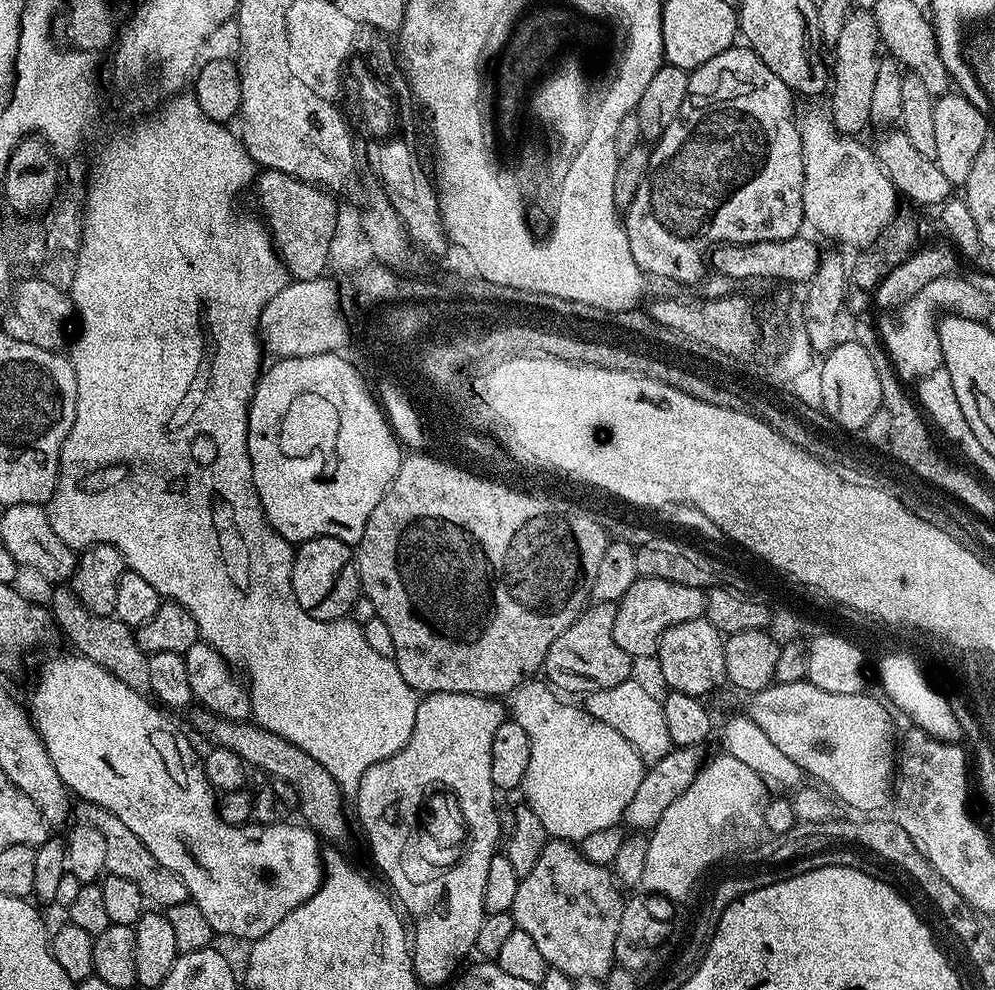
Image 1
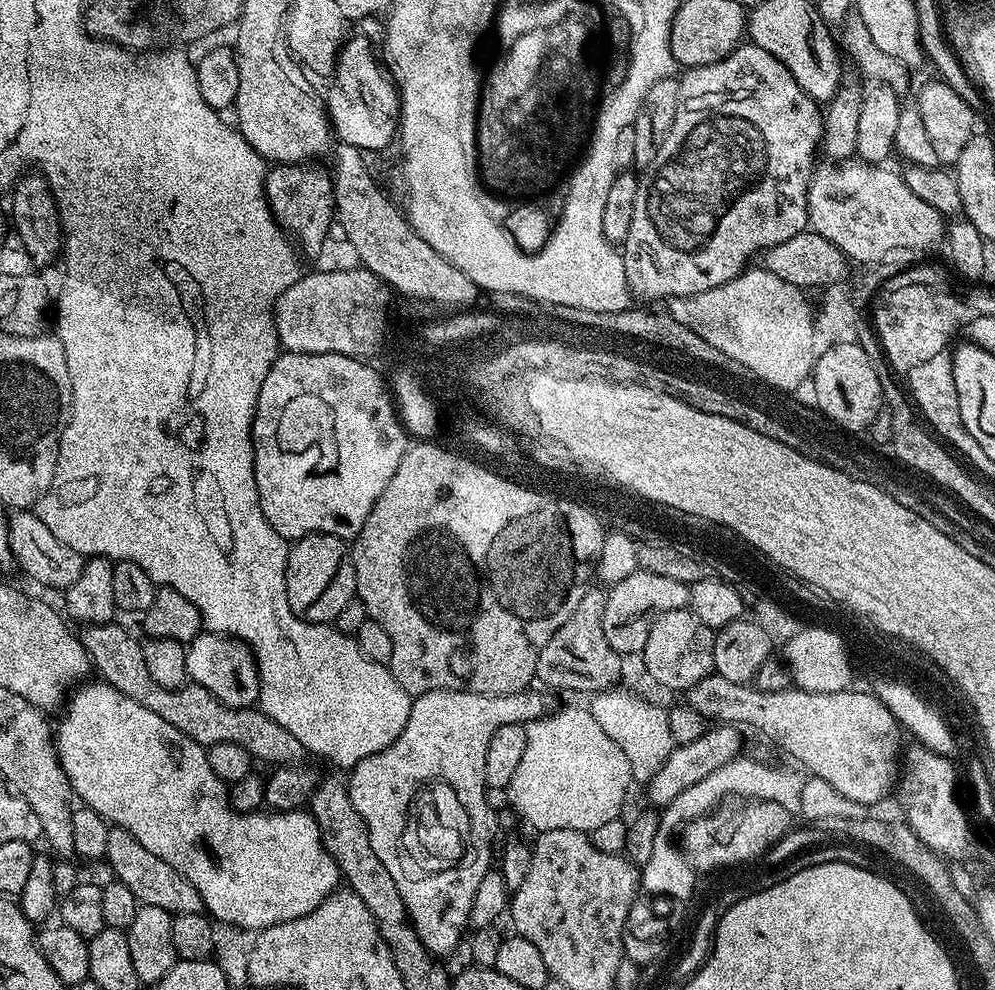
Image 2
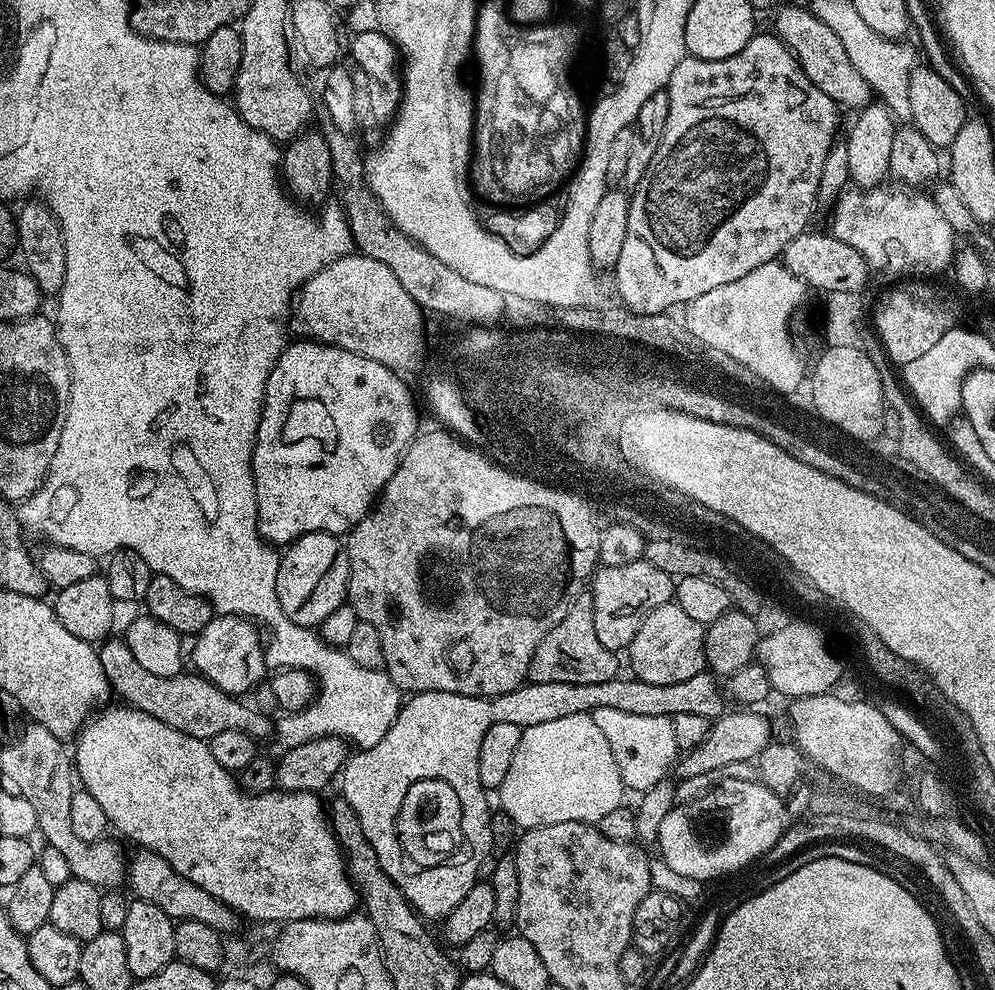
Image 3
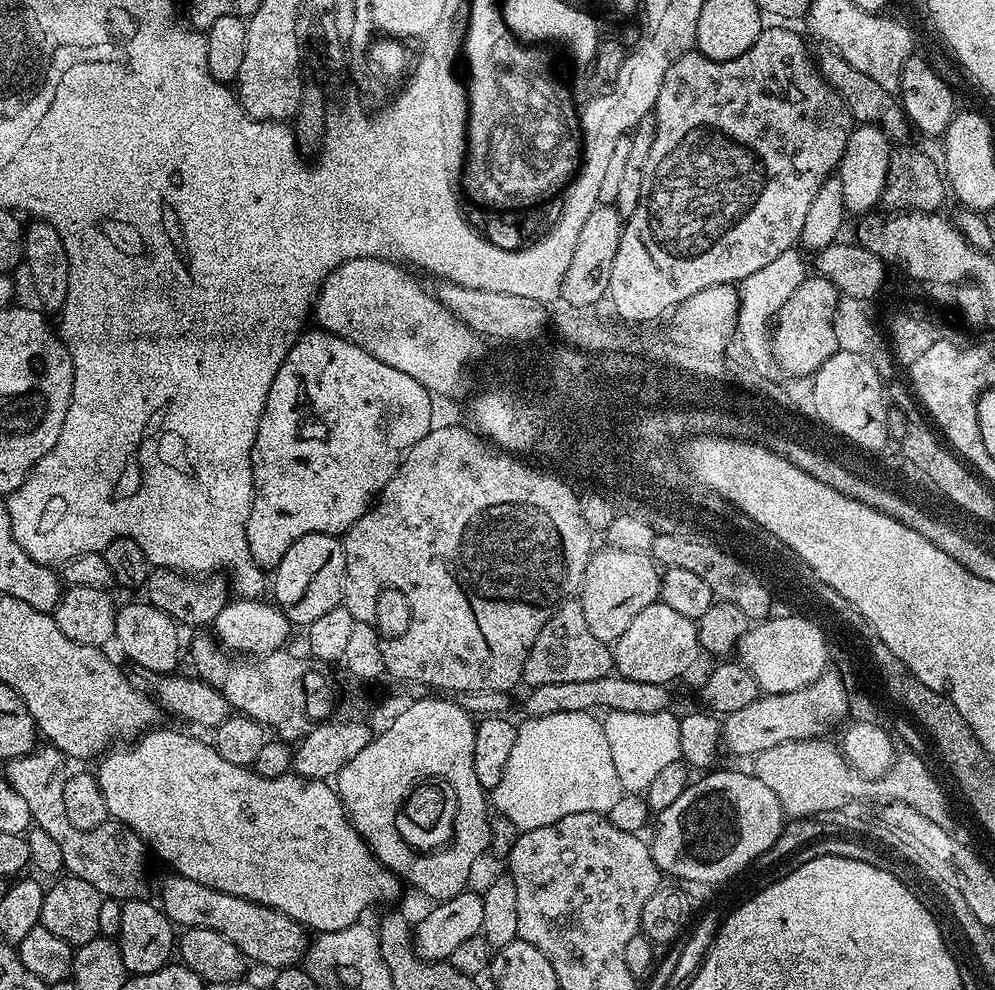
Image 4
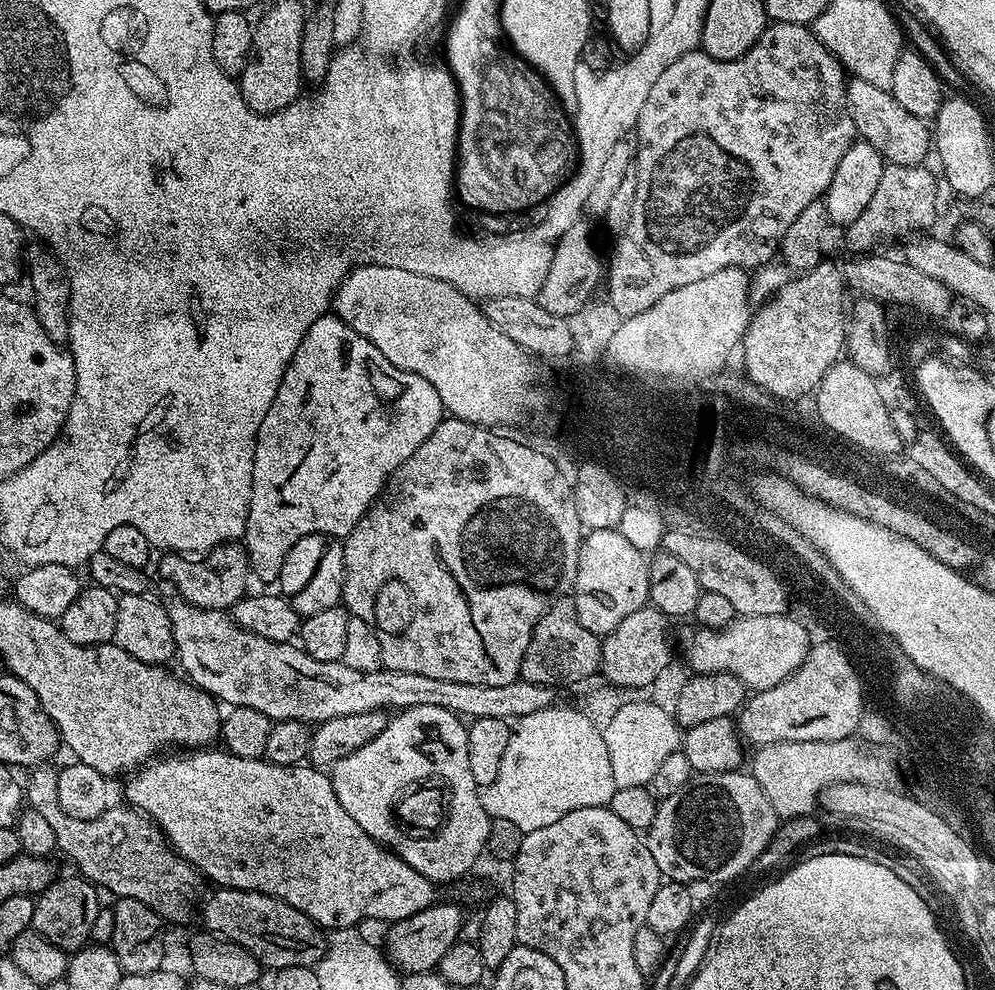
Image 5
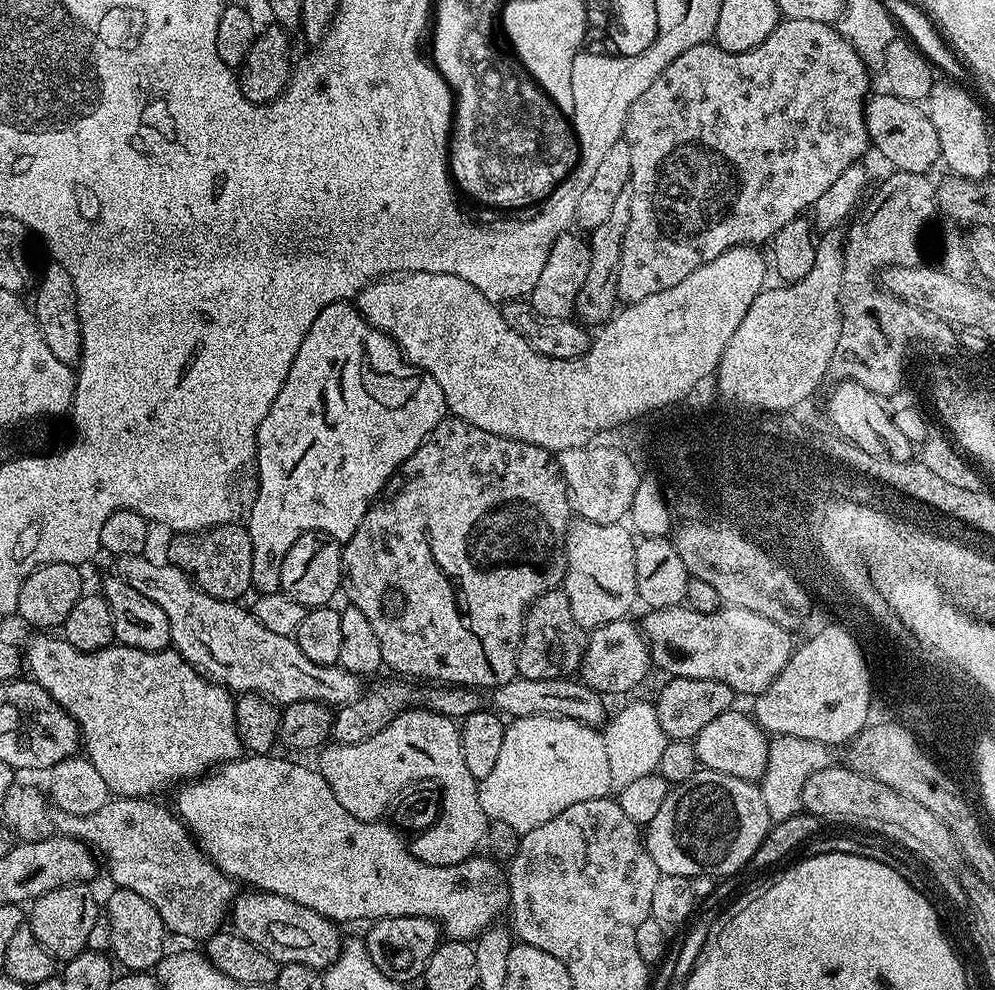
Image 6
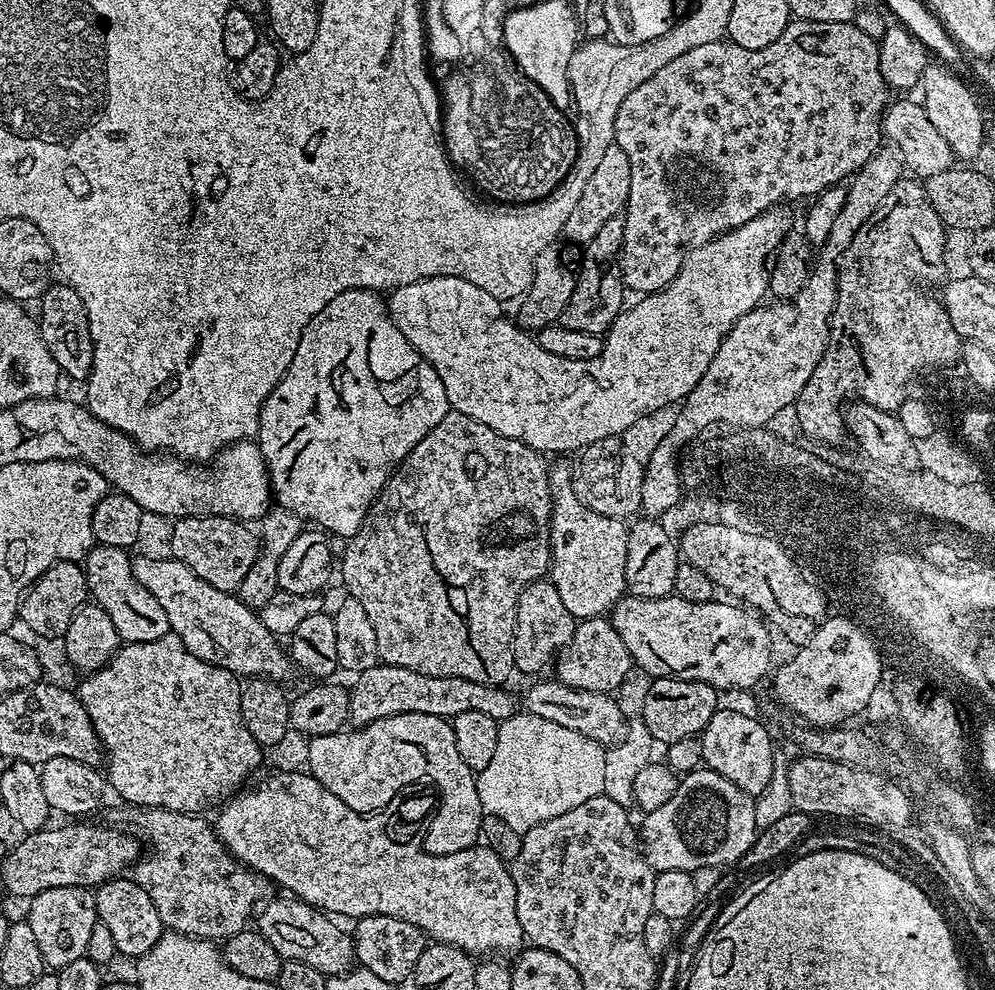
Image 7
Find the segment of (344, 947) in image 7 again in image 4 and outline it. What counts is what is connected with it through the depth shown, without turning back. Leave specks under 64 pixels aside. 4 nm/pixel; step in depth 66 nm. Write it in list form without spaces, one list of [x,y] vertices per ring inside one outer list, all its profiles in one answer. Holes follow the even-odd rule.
[[[179,874],[171,875],[160,884],[158,907],[167,914],[173,925],[181,929],[205,928],[221,932],[230,938],[230,942],[234,942],[234,946],[238,946],[245,958],[249,961],[257,960],[271,970],[296,966],[305,959],[310,936],[304,925],[297,920],[291,920],[286,914],[258,902],[214,890],[203,882],[194,882]]]

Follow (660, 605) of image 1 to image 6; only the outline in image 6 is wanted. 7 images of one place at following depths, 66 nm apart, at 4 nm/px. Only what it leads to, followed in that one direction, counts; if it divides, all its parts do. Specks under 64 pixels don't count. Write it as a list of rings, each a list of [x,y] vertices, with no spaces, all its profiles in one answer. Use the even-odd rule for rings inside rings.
[[[576,518],[569,523],[568,530],[564,533],[564,563],[566,567],[564,569],[564,583],[562,587],[566,598],[570,602],[570,610],[574,613],[574,622],[578,622],[580,627],[585,630],[600,628],[602,625],[609,624],[615,620],[625,619],[629,615],[628,611],[634,606],[637,607],[638,597],[636,594],[636,575],[634,574],[634,554],[636,553],[637,541],[635,539],[632,540],[633,533],[627,527],[624,529],[624,527],[623,523],[599,525],[598,522]]]

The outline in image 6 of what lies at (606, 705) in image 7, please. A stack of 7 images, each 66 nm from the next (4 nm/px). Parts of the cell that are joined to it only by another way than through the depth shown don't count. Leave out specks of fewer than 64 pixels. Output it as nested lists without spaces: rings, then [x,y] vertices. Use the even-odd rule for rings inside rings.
[[[517,678],[491,689],[490,696],[492,696],[493,704],[491,707],[504,718],[561,716],[564,720],[573,720],[589,726],[603,725],[606,720],[606,715],[604,716],[605,697],[592,688],[586,687],[576,678],[565,678],[563,680]]]

